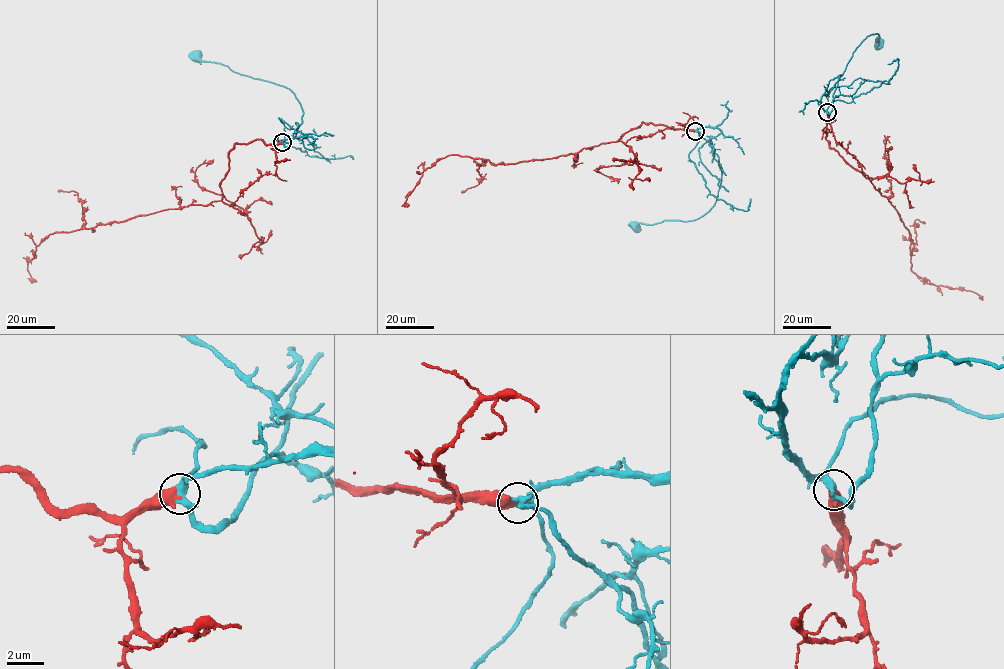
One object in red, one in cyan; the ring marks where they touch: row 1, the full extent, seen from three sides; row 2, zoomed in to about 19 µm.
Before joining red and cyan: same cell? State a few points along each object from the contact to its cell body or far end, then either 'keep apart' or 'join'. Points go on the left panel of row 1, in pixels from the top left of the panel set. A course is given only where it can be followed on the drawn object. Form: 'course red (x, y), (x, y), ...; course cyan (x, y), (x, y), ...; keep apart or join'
course red (282, 142), (266, 145), (260, 139), (234, 145), (220, 186), (221, 200), (49, 234), (27, 265), (36, 282); course cyan (282, 142), (285, 146), (289, 145), (302, 121), (301, 105), (293, 92), (197, 58); join

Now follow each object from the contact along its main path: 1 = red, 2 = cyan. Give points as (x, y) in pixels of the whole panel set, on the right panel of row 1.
1: (827, 113), (826, 140), (829, 146), (889, 200), (910, 232), (913, 273), (935, 286), (969, 290), (981, 297)
2: (827, 112), (832, 110), (838, 79), (855, 48), (874, 34), (879, 34), (878, 47), (880, 44)

